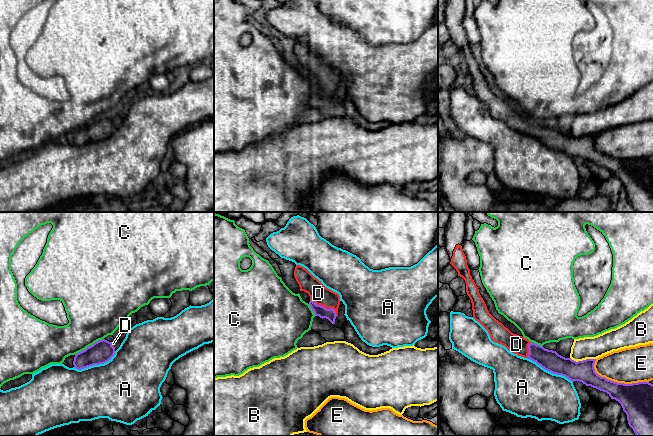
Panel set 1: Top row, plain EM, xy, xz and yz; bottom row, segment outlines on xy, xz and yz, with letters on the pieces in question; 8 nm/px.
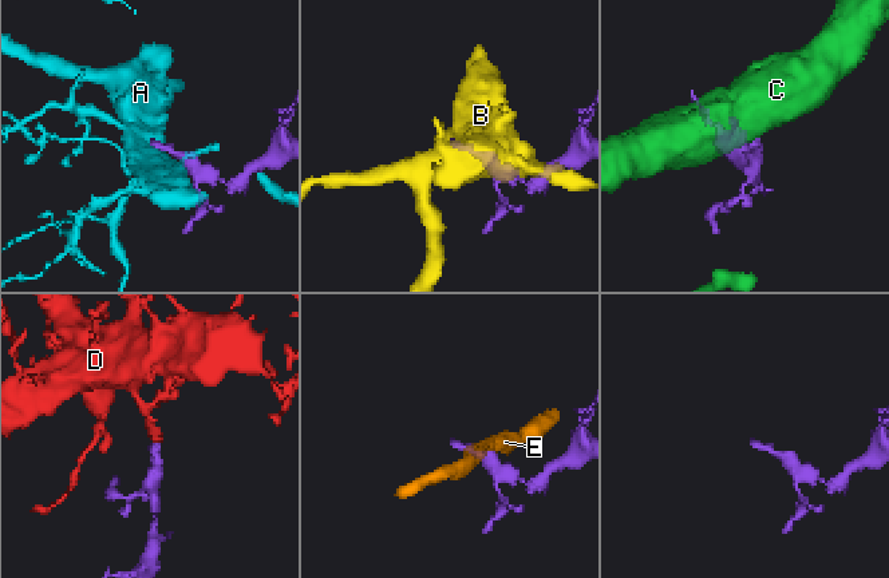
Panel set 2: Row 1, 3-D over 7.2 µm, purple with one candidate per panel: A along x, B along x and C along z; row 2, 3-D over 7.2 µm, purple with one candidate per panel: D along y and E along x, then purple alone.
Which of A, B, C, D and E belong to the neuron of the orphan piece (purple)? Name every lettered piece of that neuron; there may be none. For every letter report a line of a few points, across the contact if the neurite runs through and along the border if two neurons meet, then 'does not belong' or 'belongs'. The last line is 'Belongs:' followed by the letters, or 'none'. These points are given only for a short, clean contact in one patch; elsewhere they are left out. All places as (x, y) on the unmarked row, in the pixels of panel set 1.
A: does not belong
B: yz (570, 133), (576, 137), (595, 135) | does not belong
C: xy (103, 114), (74, 130) | does not belong
D: xz (330, 90), (324, 83), (324, 78), (318, 69) | belongs
E: does not belong
Belongs: D

